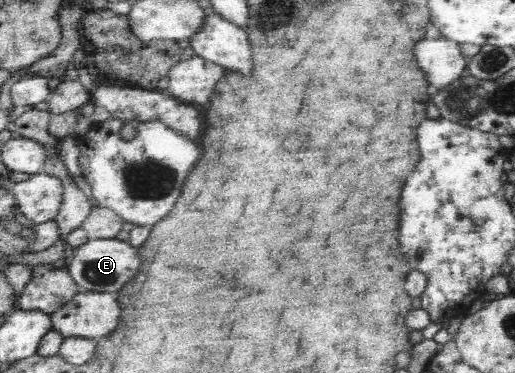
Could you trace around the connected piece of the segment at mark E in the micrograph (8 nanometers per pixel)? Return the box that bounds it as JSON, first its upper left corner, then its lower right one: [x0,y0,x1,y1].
[70,239,140,293]

